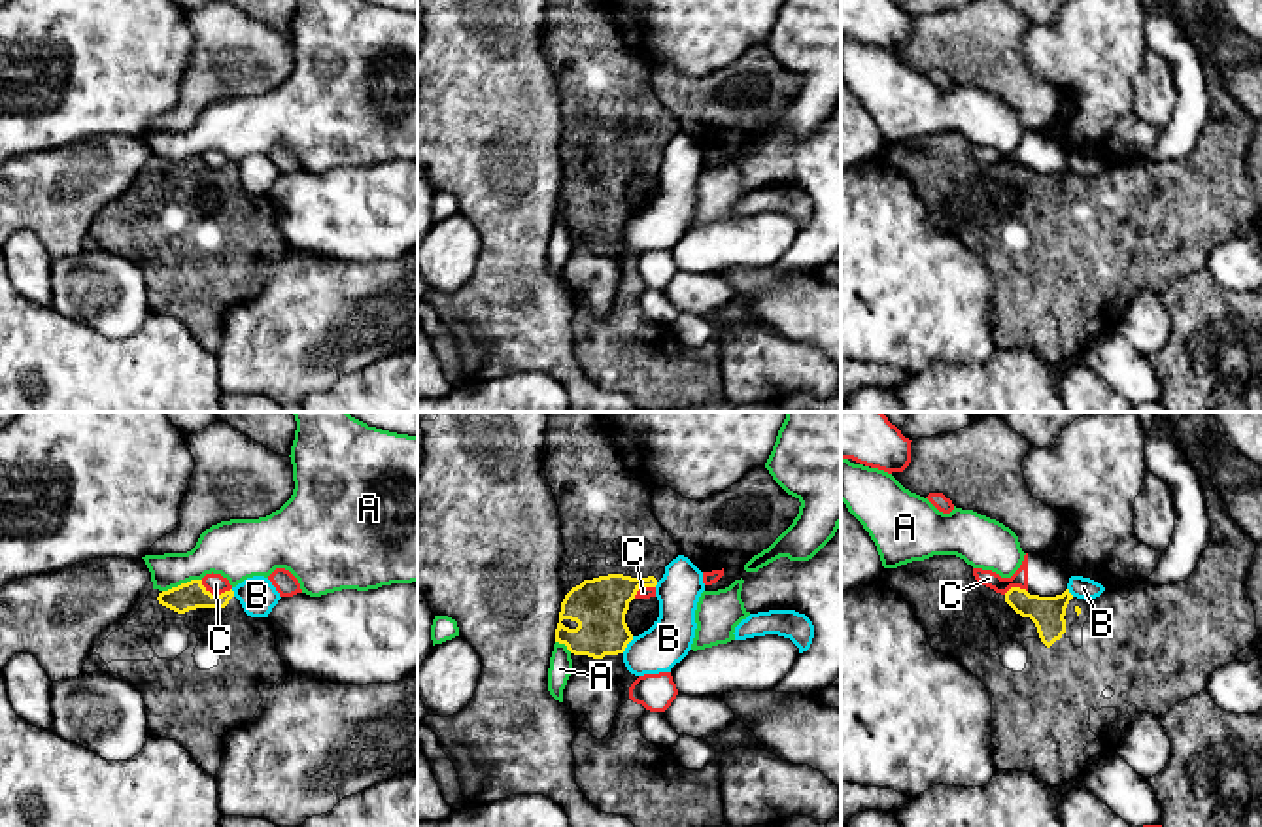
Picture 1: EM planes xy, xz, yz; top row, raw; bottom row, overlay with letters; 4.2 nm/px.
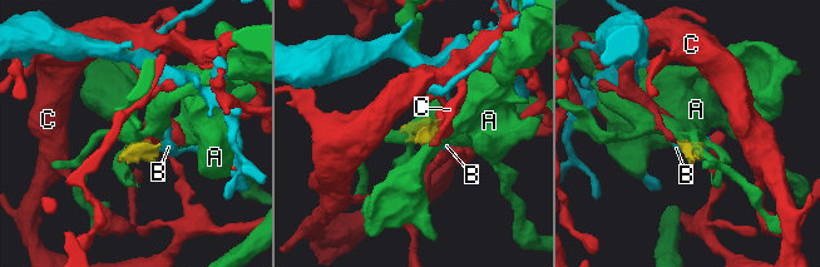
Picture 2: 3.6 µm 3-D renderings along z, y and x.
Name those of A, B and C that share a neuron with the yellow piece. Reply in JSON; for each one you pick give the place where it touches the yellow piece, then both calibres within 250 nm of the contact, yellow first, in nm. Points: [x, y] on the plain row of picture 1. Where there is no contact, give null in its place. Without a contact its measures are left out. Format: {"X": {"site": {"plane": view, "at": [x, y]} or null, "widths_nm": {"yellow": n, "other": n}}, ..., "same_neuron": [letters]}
{"same_neuron": []}

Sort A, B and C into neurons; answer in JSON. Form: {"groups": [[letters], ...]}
{"groups": [["A"], ["B"], ["C"]]}

